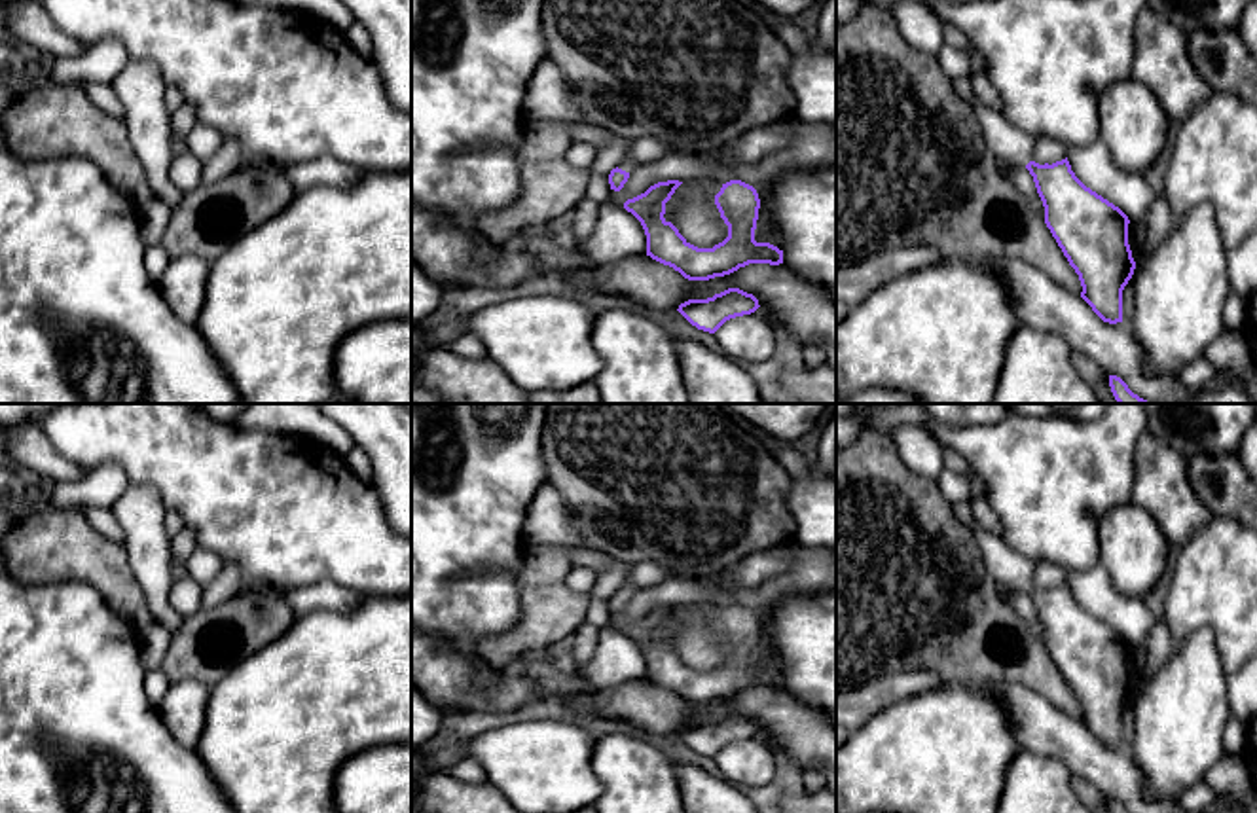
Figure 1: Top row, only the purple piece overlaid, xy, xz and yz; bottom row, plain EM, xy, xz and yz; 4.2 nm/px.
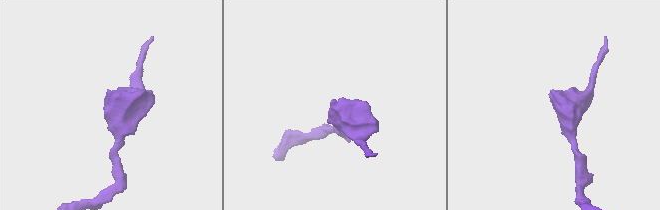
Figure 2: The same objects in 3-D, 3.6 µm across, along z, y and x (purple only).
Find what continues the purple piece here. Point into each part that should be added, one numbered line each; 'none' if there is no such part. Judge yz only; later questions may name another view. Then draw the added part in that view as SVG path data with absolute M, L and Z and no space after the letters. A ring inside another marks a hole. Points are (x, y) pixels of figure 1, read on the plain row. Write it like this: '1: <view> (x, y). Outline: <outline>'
1: yz (1009, 567). Outline: M976 523L971 531L993 580L1026 591L1033 582L1035 563L1009 548L1001 536L986 531L982 525Z

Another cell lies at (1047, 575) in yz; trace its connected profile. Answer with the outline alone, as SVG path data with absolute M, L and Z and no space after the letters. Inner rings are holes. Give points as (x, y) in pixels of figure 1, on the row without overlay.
M1043 561L1035 565L1035 572L1033 572L1033 582L1031 586L1039 587L1039 589L1052 589L1056 586L1062 586L1067 582L1067 572L1054 563Z

